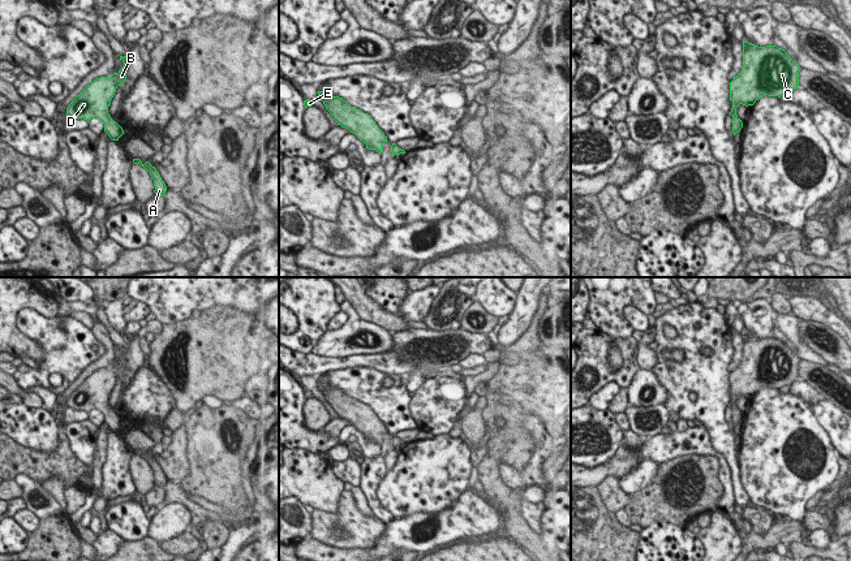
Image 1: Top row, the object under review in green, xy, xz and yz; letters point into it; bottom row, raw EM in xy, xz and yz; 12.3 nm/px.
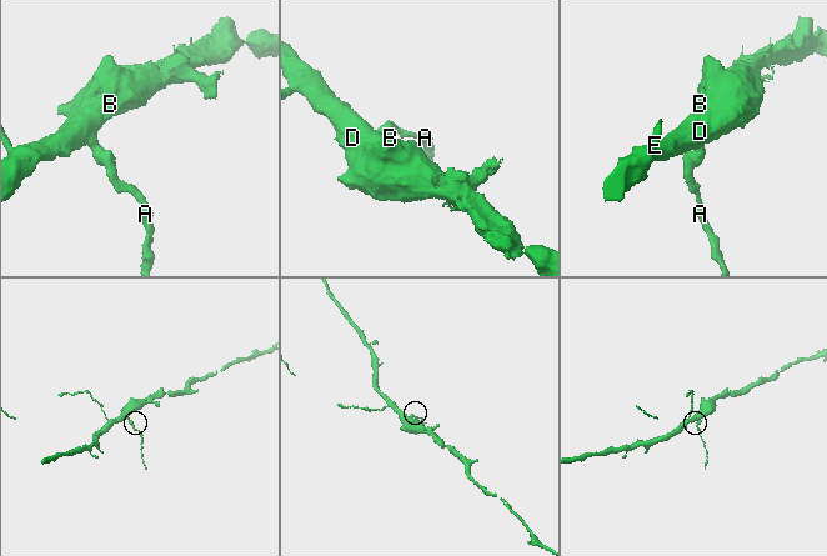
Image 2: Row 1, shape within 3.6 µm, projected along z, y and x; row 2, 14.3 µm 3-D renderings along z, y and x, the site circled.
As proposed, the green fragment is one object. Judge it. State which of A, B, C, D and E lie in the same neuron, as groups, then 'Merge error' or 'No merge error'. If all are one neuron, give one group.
Groups: A B C D E. No merge error.

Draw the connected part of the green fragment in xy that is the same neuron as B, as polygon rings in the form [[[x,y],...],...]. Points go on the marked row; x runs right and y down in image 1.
[[[129,56],[119,57],[124,62],[124,68],[112,75],[94,79],[66,108],[66,116],[74,118],[83,118],[87,122],[94,117],[99,118],[104,124],[104,131],[112,141],[119,141],[124,134],[123,128],[108,113],[108,107],[116,89],[124,86],[124,81],[126,79]]]

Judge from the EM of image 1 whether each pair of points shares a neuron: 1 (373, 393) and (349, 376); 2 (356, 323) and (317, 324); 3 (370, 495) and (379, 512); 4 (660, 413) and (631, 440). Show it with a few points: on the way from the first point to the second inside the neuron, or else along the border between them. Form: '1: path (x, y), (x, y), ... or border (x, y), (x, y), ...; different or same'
1: path (368, 388), (355, 382); same
2: border (327, 331), (310, 352); different
3: path (372, 499), (377, 508); same
4: border (630, 428), (640, 436), (654, 436), (661, 432); different

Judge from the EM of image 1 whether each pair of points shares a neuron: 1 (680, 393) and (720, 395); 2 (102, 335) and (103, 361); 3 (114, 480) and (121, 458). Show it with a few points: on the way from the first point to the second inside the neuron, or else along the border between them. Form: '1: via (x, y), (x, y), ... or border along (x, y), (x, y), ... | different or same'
1: via (690, 388), (710, 389) | same
2: via (106, 341), (108, 354) | same
3: via (116, 475), (116, 464) | same

